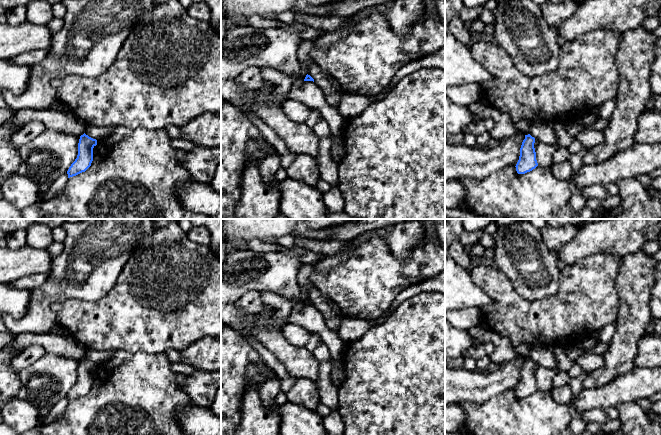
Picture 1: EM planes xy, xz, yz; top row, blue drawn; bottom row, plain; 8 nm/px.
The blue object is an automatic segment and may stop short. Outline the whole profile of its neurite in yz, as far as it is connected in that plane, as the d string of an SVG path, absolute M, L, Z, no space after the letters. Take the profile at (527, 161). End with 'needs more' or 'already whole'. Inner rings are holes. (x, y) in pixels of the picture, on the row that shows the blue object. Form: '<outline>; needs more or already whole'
M530 134L525 135L525 139L520 148L519 160L515 166L518 174L525 174L538 166L534 143L534 137Z; already whole

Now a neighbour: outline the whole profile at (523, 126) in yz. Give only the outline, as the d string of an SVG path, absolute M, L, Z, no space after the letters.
M521 120L517 123L515 123L515 127L517 131L522 133L524 136L528 135L530 133L530 129L532 127L532 122L526 121L526 120Z

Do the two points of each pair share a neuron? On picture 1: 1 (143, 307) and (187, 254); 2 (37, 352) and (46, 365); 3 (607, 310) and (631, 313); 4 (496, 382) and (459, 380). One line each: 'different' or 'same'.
1: same
2: different
3: different
4: same

